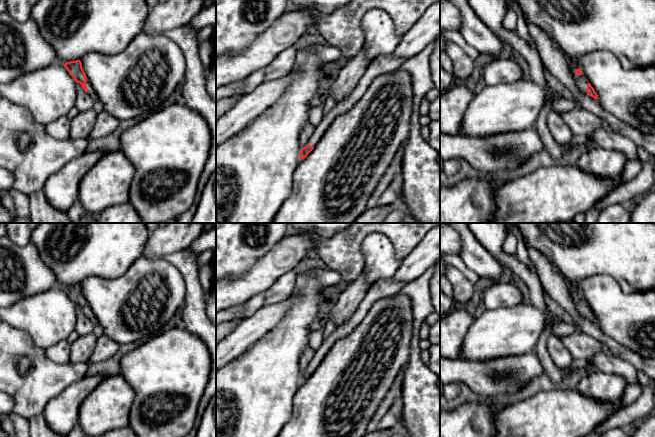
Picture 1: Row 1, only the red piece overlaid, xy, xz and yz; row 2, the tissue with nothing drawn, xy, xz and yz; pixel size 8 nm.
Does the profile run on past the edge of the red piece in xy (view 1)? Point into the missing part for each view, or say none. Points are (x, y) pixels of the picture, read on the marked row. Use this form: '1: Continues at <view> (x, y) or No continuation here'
1: Continues at xy (91, 92)

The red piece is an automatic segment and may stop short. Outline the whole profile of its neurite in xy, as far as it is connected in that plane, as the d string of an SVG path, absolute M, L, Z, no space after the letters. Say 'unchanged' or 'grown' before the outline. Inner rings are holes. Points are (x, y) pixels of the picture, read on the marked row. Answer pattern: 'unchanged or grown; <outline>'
grown; M80 60L66 62L63 65L69 74L74 78L75 82L81 84L84 91L90 96L94 102L98 100L97 94L92 87L91 83L86 77L86 74L82 68L82 63Z

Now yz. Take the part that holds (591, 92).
grown; M576 69L576 73L578 75L576 86L578 90L584 94L587 94L594 99L598 100L598 95L595 92L594 88L591 86L591 84L588 82L588 80L582 75L581 69Z

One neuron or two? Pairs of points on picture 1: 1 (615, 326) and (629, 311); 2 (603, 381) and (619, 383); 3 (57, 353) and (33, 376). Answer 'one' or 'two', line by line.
1: one
2: one
3: two

